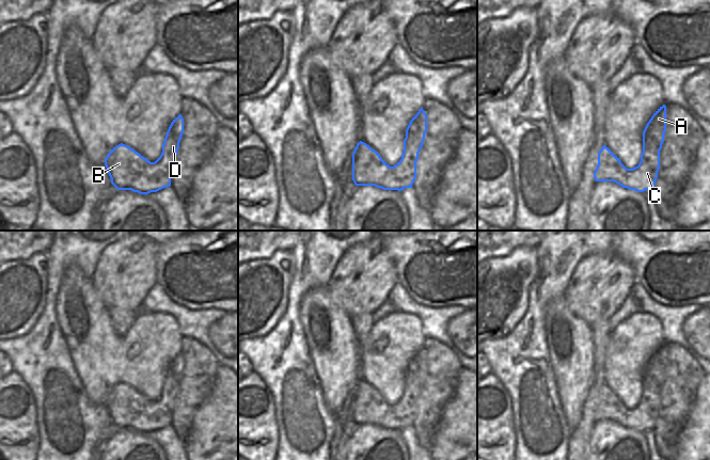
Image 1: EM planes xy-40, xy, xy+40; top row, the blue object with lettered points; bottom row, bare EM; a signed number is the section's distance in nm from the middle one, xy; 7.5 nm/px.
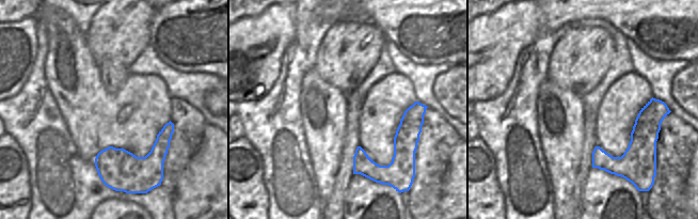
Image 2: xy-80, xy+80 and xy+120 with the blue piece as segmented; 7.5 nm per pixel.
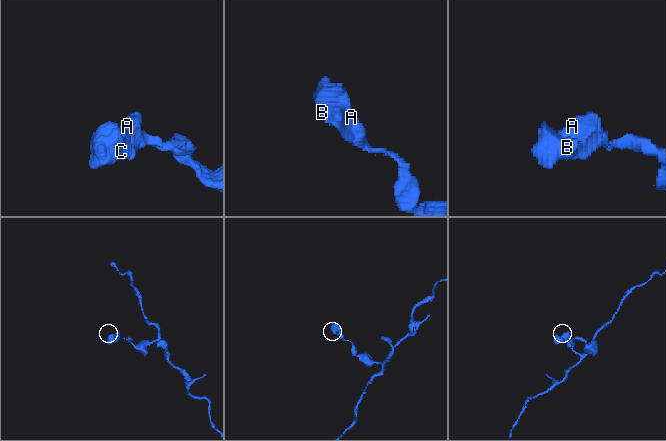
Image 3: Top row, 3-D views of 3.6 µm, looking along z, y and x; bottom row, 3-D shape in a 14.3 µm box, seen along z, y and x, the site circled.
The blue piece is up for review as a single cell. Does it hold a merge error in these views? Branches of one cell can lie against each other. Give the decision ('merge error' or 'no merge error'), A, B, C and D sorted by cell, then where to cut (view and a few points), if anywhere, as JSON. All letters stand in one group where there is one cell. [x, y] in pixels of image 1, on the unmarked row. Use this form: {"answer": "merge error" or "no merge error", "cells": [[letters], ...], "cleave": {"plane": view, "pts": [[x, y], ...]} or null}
{"answer": "no merge error", "cells": [["A", "B", "C", "D"]], "cleave": null}

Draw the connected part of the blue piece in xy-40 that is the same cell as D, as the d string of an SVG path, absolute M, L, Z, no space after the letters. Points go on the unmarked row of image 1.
M179 353L171 362L162 392L155 401L123 382L113 386L105 398L111 423L117 429L131 429L145 434L170 426L183 372L184 358Z

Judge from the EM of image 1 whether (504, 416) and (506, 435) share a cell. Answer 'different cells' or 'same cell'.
same cell

